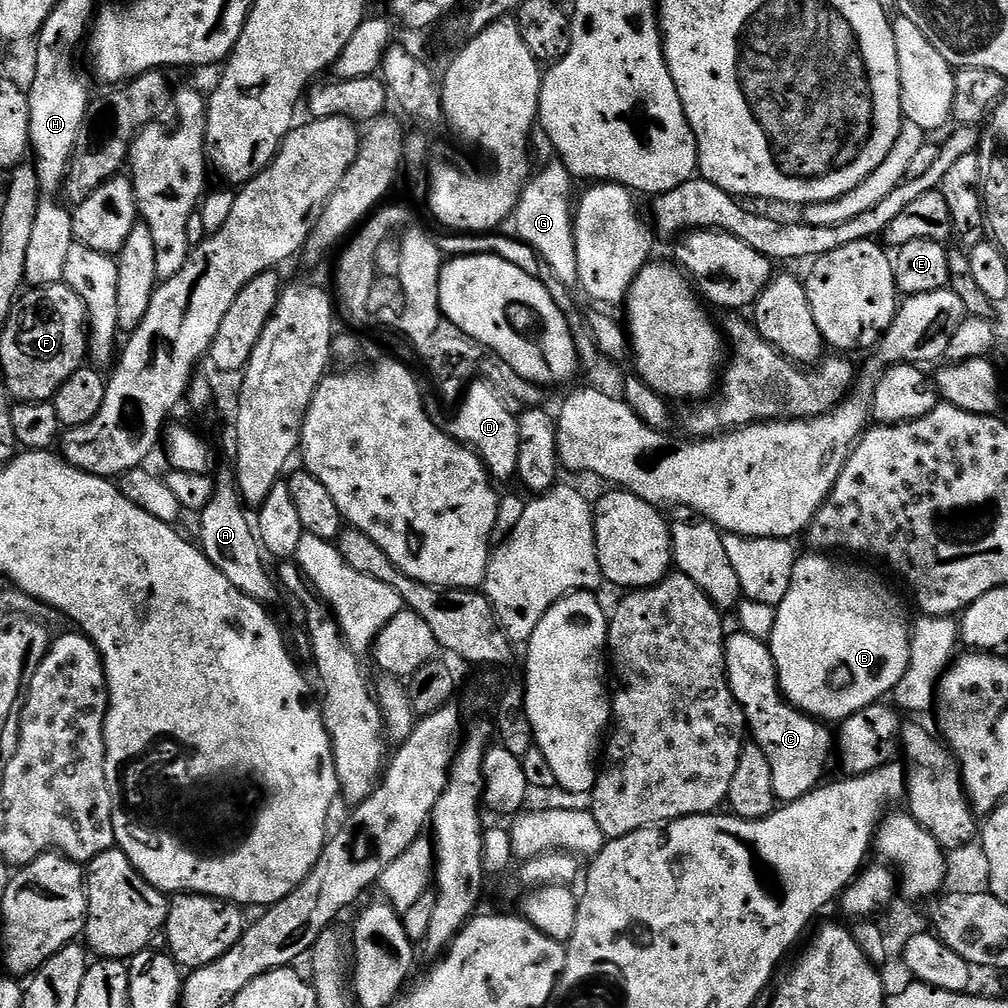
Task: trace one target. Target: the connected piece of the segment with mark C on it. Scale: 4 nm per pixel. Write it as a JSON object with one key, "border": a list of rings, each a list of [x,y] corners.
{"border":[[[742,630],[729,635],[724,641],[724,664],[728,668],[728,685],[734,698],[742,706],[747,731],[751,739],[766,754],[770,762],[770,774],[774,778],[774,794],[777,801],[793,804],[798,798],[810,794],[825,783],[828,763],[834,760],[834,736],[828,733],[829,725],[817,722],[812,717],[792,707],[780,691],[780,680],[776,677],[776,663],[771,647],[765,641],[754,638]]]}

